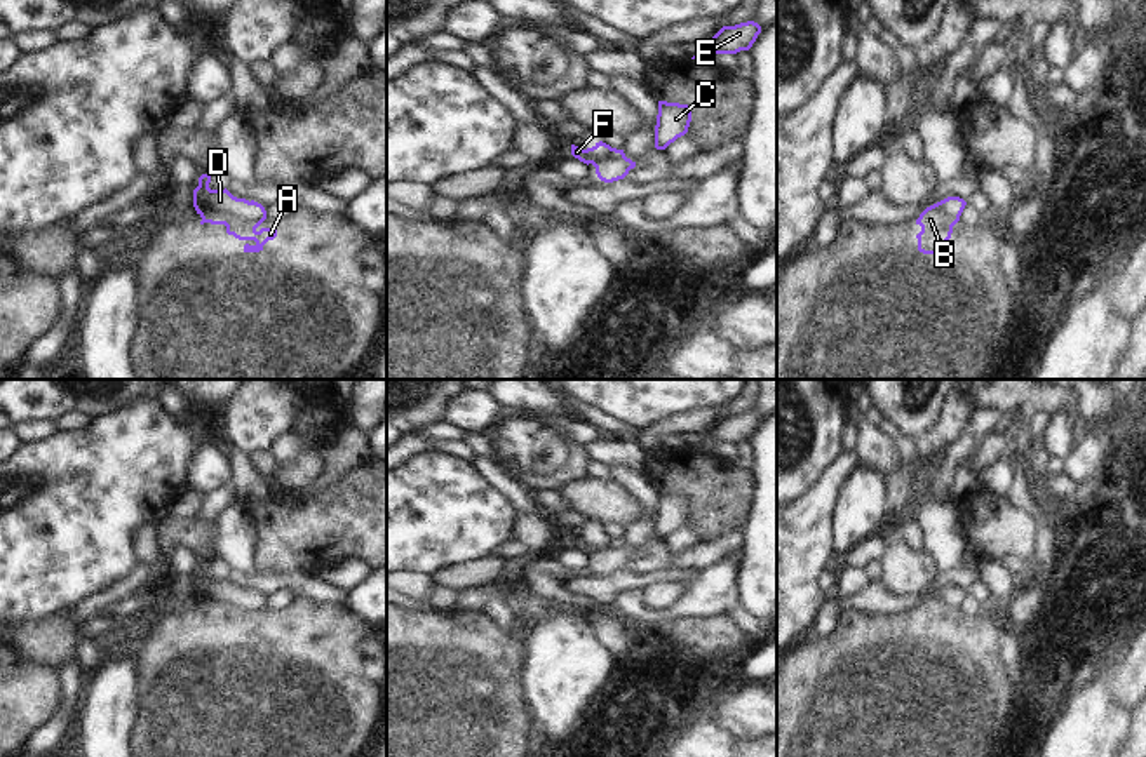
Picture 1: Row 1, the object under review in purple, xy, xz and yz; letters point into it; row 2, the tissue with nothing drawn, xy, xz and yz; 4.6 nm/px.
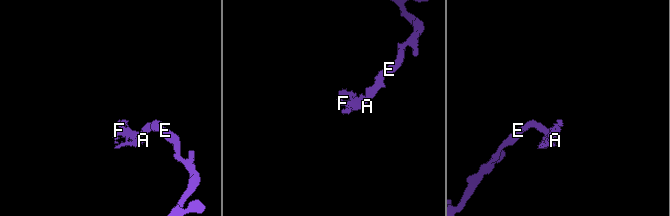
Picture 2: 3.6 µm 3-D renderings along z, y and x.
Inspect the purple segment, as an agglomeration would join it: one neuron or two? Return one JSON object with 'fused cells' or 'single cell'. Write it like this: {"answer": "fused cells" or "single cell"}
{"answer": "single cell"}

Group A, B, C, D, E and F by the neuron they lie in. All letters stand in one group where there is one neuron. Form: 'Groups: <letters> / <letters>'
Groups: A B C D E F.

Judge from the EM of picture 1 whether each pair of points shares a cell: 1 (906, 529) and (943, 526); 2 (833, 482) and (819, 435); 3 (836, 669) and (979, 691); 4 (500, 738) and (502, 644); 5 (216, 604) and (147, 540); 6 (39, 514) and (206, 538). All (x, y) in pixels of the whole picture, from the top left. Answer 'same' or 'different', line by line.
1: different
2: different
3: same
4: same
5: different
6: different

